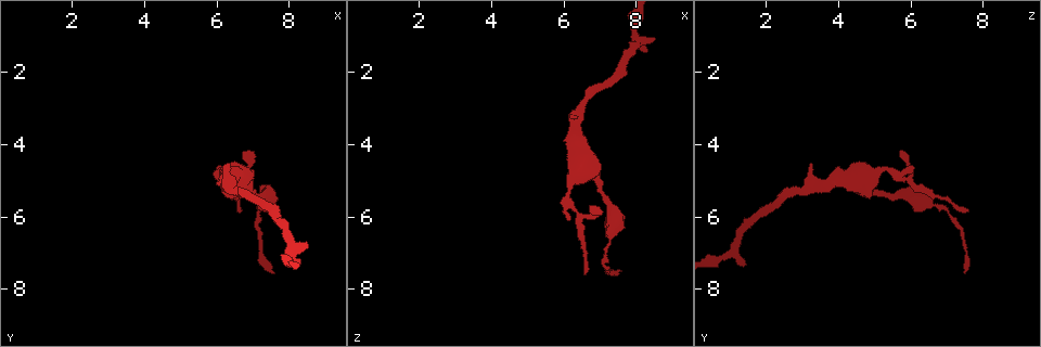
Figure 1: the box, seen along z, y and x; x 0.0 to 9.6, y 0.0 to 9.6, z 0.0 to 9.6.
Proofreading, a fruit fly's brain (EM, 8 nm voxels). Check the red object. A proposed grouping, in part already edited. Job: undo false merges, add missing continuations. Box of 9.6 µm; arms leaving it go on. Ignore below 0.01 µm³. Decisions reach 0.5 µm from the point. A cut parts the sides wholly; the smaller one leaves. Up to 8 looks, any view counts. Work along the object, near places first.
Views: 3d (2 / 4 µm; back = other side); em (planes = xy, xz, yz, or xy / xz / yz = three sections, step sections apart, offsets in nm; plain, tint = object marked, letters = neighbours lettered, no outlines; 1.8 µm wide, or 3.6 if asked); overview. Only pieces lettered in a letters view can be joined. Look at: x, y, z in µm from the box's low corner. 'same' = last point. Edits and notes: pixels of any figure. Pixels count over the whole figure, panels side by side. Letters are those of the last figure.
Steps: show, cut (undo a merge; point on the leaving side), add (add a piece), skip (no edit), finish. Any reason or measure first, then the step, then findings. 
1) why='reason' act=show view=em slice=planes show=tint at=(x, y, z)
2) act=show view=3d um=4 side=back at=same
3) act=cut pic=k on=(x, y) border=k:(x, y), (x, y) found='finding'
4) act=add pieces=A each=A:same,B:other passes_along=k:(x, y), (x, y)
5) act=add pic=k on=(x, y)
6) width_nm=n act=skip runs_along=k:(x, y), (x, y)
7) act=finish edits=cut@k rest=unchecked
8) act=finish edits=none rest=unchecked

why='calibre changes' act=show view=em um=3.6 slice=xy step=4 show=letters at=(6.40, 4.95, 5.90)

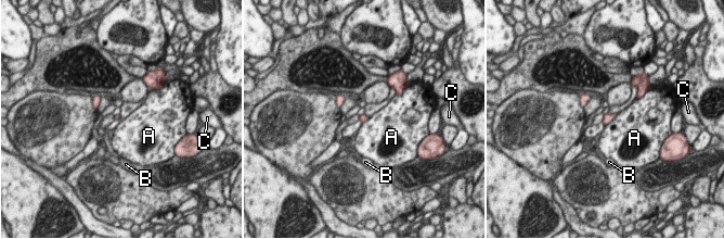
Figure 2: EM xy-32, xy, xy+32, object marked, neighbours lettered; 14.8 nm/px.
act=skip each=A:other,B:other,C:other border=2:(617, 114), (605, 126) found='one neuron here'

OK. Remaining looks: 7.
why='end of a long branch' act=show view=em slice=planes show=tint at=(7.55, 7.55, 7.55)

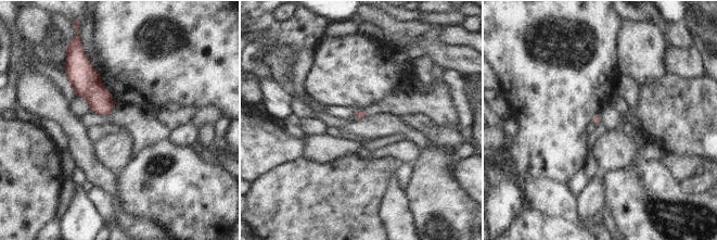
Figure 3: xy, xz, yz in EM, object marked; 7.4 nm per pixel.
why='what lies round it' act=show view=em slice=planes show=letters at=same

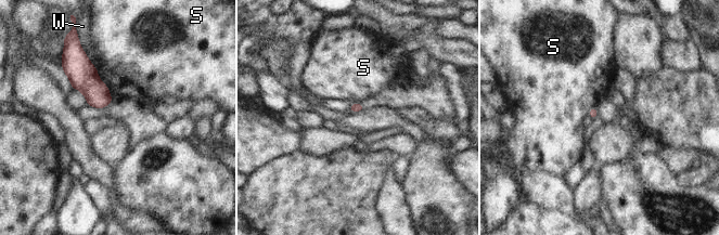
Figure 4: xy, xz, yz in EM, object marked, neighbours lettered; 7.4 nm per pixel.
act=skip each=S:other,W:other border=4:(94, 66), (99, 78), (113, 98) found='none of them fits'

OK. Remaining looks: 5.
why='branch stops here' act=show view=3d um=2 at=(8.40, 6.75, 1.10)

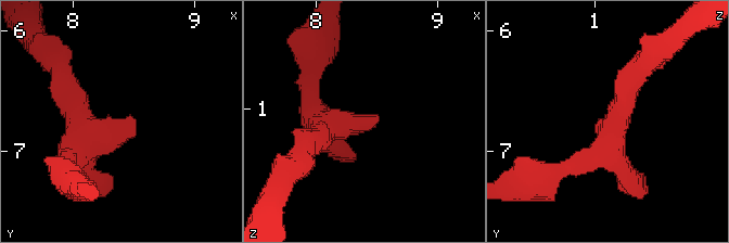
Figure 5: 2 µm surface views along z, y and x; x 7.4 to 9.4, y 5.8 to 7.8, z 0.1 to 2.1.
arms=3 arm_widths_nm=200,200,220 why='shape alone is not enough' act=show view=em um=3.6 slice=yz step=16 show=plain at=(8.46, 6.70, 1.06)

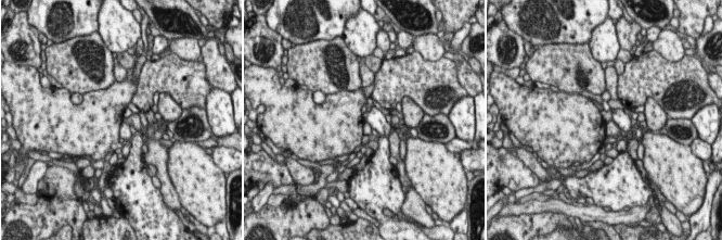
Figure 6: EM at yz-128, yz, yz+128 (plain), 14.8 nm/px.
act=show view=em um=3.6 slice=yz step=16 show=letters at=same

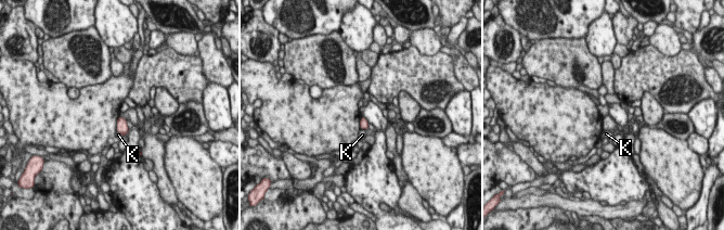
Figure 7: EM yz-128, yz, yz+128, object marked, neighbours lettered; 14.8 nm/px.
act=skip each=K:other border=7:(361, 128), (365, 129) found='no lettered piece goes on from it'

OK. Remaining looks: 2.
act=finish edits=none rest=unchecked

